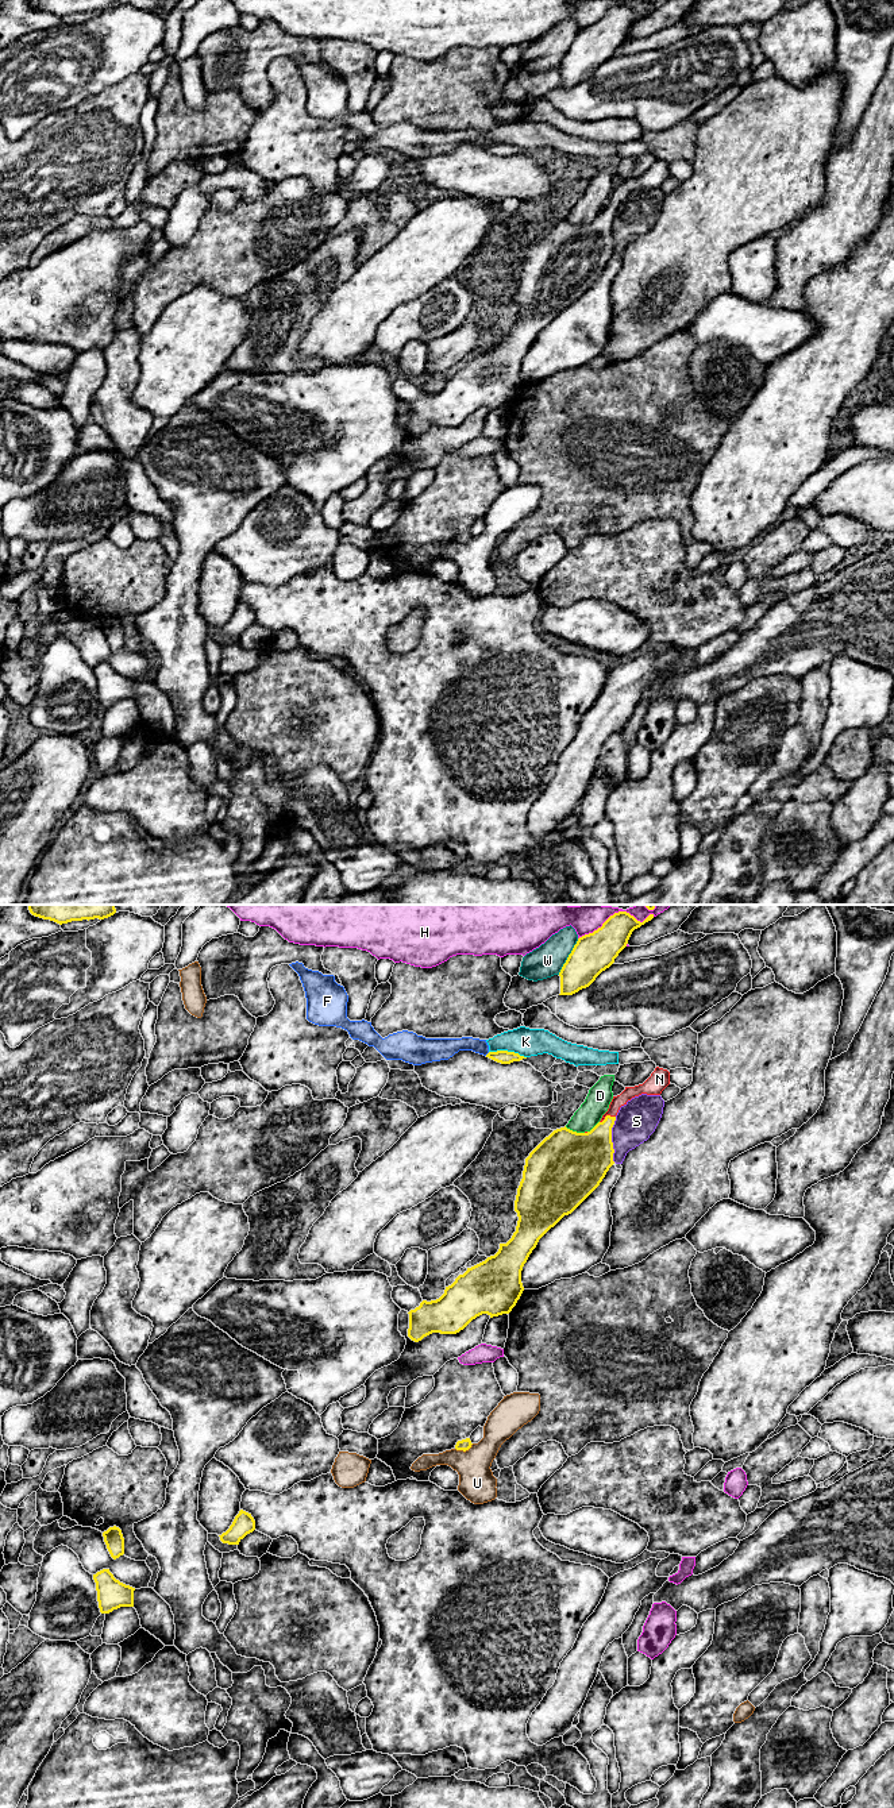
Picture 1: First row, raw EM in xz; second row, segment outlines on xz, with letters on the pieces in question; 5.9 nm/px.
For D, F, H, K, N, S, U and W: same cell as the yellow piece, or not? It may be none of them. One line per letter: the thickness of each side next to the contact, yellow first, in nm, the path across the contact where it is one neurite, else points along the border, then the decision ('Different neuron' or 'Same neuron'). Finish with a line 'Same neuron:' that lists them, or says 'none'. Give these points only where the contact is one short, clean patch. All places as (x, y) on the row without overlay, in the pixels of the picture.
D: Thickness 420 nm (yellow) against 150 nm. Different neuron
F: Thickness 80 nm (yellow) against 110 nm. Different neuron
H: Thickness 220 nm (yellow) against 160 nm. Different neuron
K: Thickness 80 nm (yellow) against 170 nm. Boundary: xz (489, 143), (513, 143), (526, 150). Different neuron
N: Thickness 260 nm (yellow) against 70 nm. Path across: xz (590, 246), (607, 208), (629, 185). Same neuron
S: Thickness 360 nm (yellow) against 240 nm. Different neuron
U: Thickness 70 nm (yellow) against 220 nm. Different neuron
W: Thickness 240 nm (yellow) against 190 nm. Different neuron
Same neuron: N

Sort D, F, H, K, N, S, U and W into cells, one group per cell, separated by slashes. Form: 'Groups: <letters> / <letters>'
Groups: D / F K / H / N / S / U / W

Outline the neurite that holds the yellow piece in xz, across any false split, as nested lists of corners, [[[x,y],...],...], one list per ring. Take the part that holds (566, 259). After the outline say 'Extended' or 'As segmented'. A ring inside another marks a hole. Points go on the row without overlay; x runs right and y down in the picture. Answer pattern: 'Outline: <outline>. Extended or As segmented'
Outline: [[[656,159],[643,177],[625,180],[620,188],[613,189],[608,204],[590,224],[577,225],[564,219],[546,230],[525,251],[515,293],[519,313],[512,331],[506,336],[500,336],[494,348],[467,361],[446,379],[439,392],[423,393],[419,400],[411,402],[408,429],[419,435],[432,425],[456,427],[482,406],[490,410],[509,406],[524,383],[521,363],[539,332],[564,308],[571,307],[600,278],[614,257],[612,220],[620,200],[641,186],[660,188],[668,177],[670,165]]]. Extended

